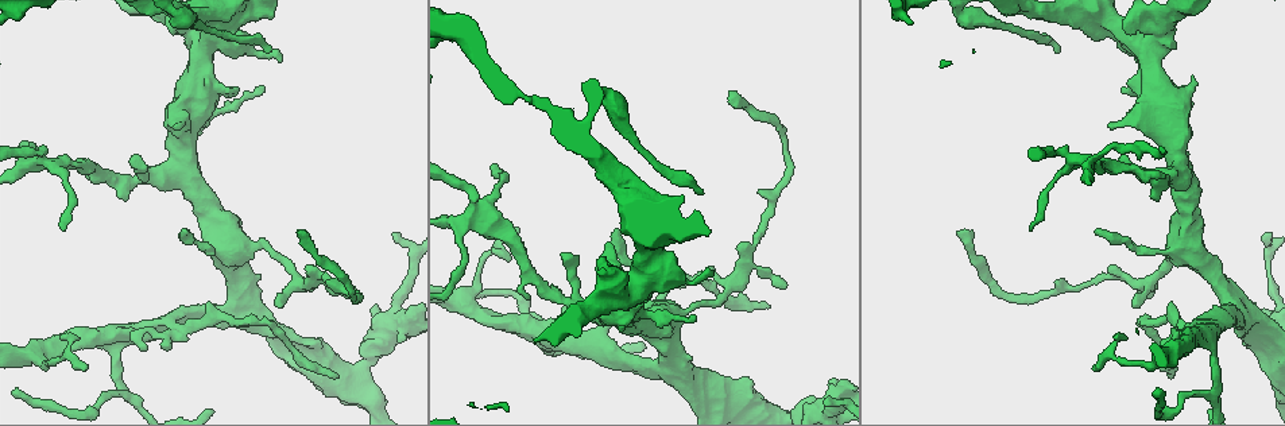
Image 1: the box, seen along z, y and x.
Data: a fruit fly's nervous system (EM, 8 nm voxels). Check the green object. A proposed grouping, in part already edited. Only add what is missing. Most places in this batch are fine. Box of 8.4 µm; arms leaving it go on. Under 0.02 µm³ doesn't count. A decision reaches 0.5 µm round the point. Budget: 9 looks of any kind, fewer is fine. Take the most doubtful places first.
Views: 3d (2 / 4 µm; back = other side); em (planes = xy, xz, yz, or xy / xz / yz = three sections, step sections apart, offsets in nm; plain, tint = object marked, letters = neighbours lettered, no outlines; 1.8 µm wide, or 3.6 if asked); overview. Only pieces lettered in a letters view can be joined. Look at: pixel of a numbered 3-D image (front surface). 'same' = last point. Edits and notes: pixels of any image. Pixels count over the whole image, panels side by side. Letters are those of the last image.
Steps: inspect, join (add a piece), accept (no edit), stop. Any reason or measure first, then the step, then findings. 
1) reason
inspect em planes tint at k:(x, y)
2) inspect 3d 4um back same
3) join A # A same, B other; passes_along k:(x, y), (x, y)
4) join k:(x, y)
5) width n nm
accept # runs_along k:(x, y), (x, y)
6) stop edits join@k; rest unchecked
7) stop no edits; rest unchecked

long arm stops here
inspect em planes letters at 1:(299, 233)

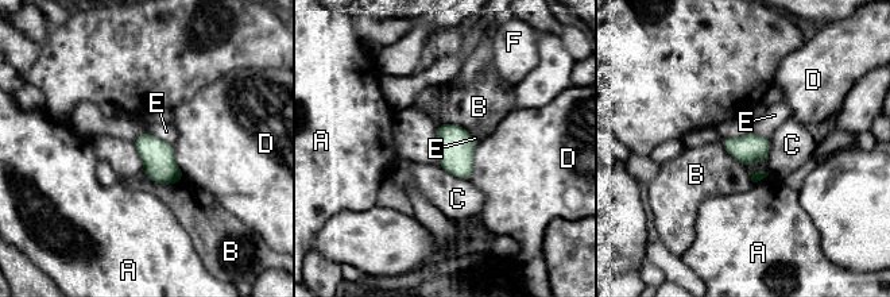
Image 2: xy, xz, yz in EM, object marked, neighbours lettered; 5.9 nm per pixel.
width 160 nm
accept # A other, B other, C other, D other, E other, F other; border 2:(147, 131), (171, 145); no lettered piece goes on from it

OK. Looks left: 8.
closes a loop
inspect em planes tint at 1:(1169, 337)

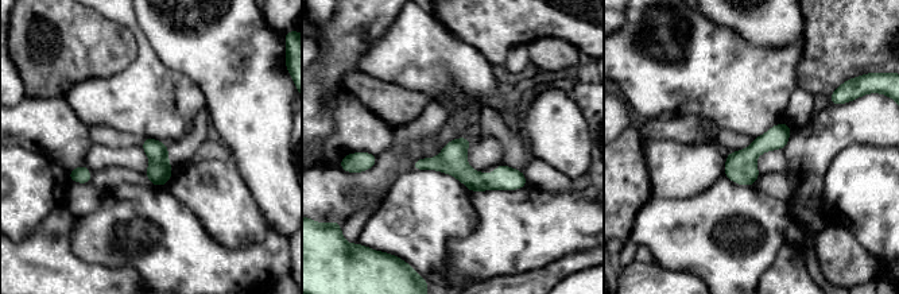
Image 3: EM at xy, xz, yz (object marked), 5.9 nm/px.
inspect em planes letters same

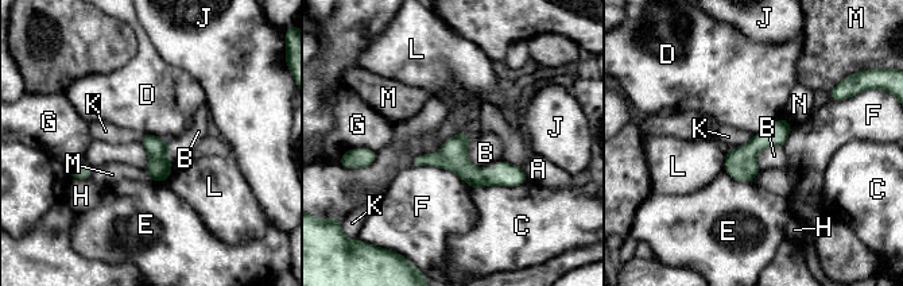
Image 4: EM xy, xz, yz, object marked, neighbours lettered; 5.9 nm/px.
accept # A other, B other, C other, D other, E other, F other, G other, H other, J other, K other, L other, M other, N other; runs_along 4:(415, 162), (522, 178); no lettered piece goes on from it

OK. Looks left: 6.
thin end
inspect em planes letters at 1:(770, 305)

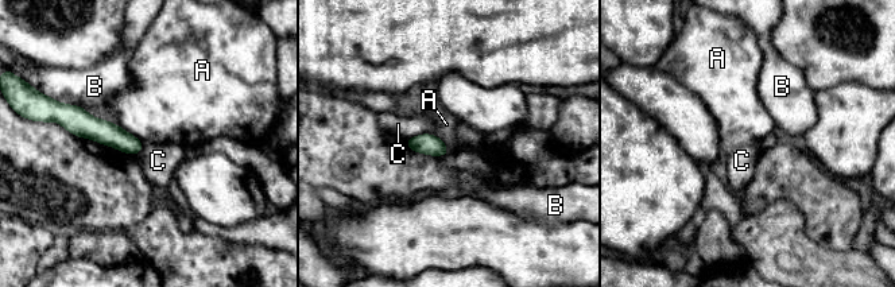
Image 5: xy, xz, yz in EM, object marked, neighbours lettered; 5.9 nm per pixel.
longest_contact A 200 nm
accept # A other, B other, C other; border 5:(437, 135), (418, 134), (407, 139); no lettered piece goes on from it

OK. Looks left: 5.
four or more arms meet
inspect em planes tint at 1:(267, 326)

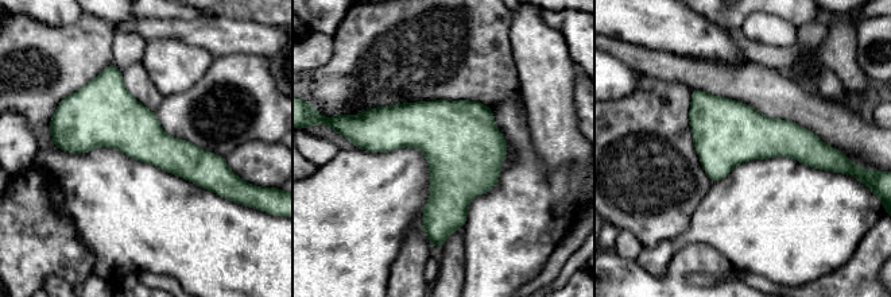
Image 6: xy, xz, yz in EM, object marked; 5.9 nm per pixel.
see the neighbours
inspect em planes letters same

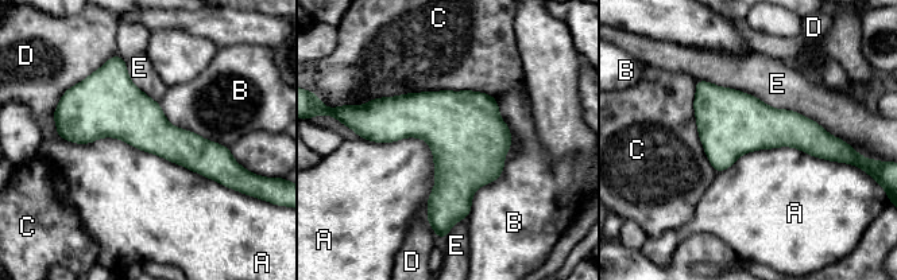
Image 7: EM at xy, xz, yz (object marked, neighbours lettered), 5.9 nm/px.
longest_contact A 1050 nm
accept # A other, B other, C other, D other, E other; border 7:(57, 135), (118, 137), (227, 187); none of them fits

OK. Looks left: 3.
stop no edits; rest unchecked

